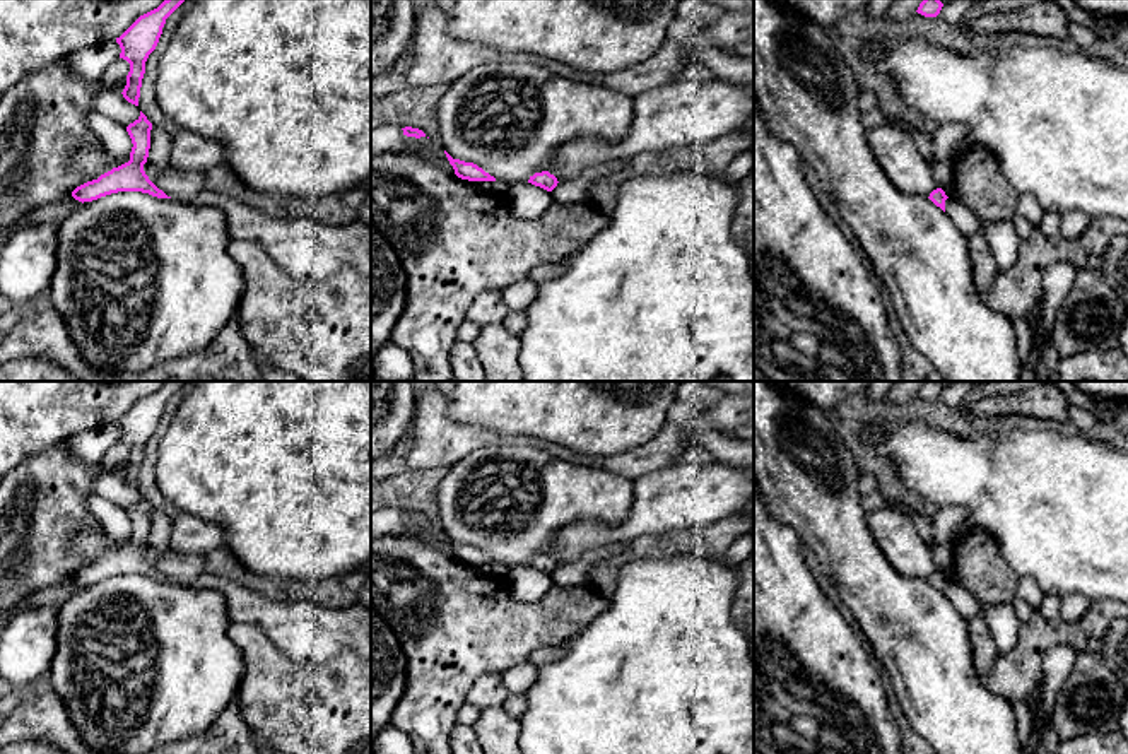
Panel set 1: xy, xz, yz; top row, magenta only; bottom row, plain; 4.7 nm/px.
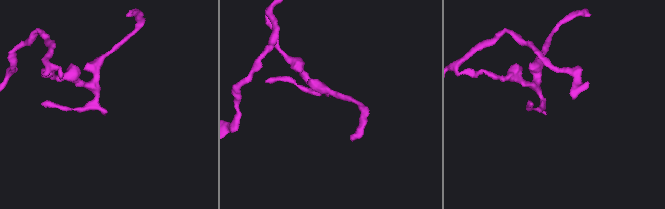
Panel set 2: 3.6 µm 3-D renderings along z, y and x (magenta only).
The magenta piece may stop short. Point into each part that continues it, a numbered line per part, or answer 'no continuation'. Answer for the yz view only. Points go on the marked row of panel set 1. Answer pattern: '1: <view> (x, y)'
no continuation

